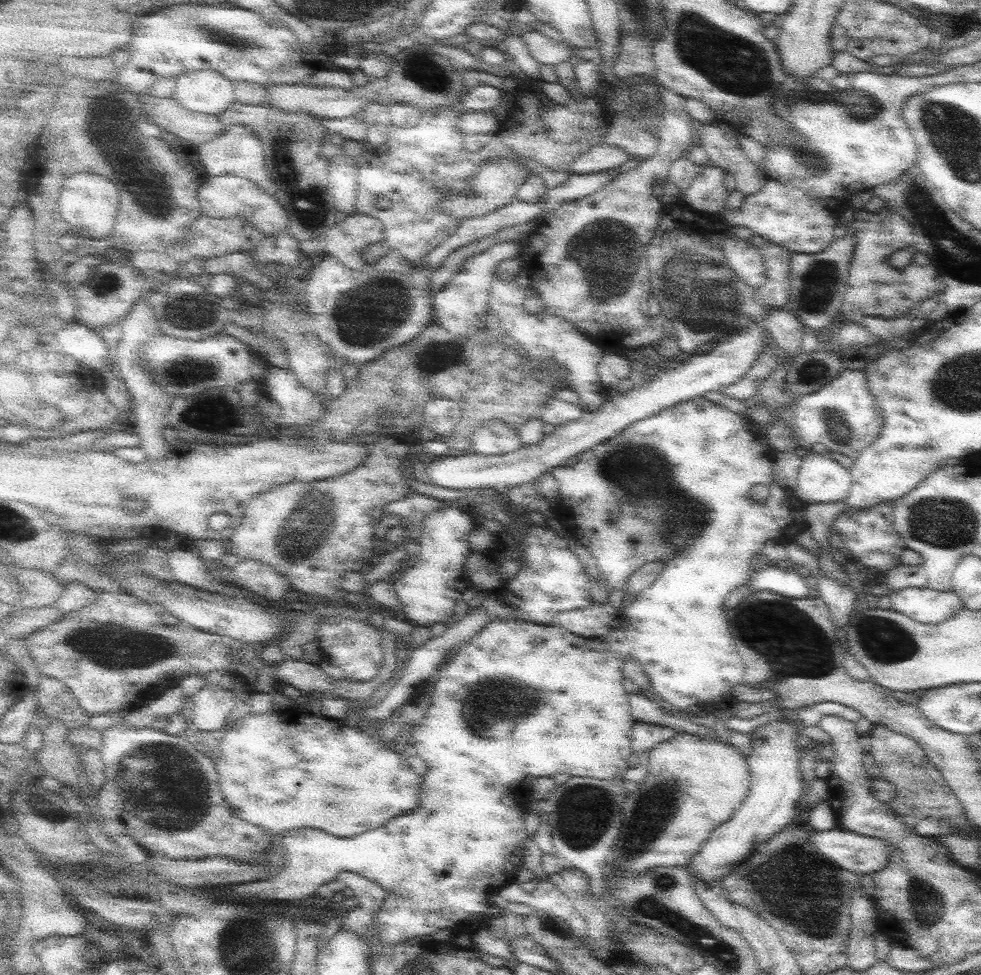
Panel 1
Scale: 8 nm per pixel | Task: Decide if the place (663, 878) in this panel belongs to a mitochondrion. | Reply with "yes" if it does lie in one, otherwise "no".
yes

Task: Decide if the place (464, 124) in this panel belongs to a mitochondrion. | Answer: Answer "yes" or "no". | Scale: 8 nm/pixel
no

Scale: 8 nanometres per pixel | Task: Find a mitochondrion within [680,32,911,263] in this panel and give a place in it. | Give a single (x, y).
(865, 107)

